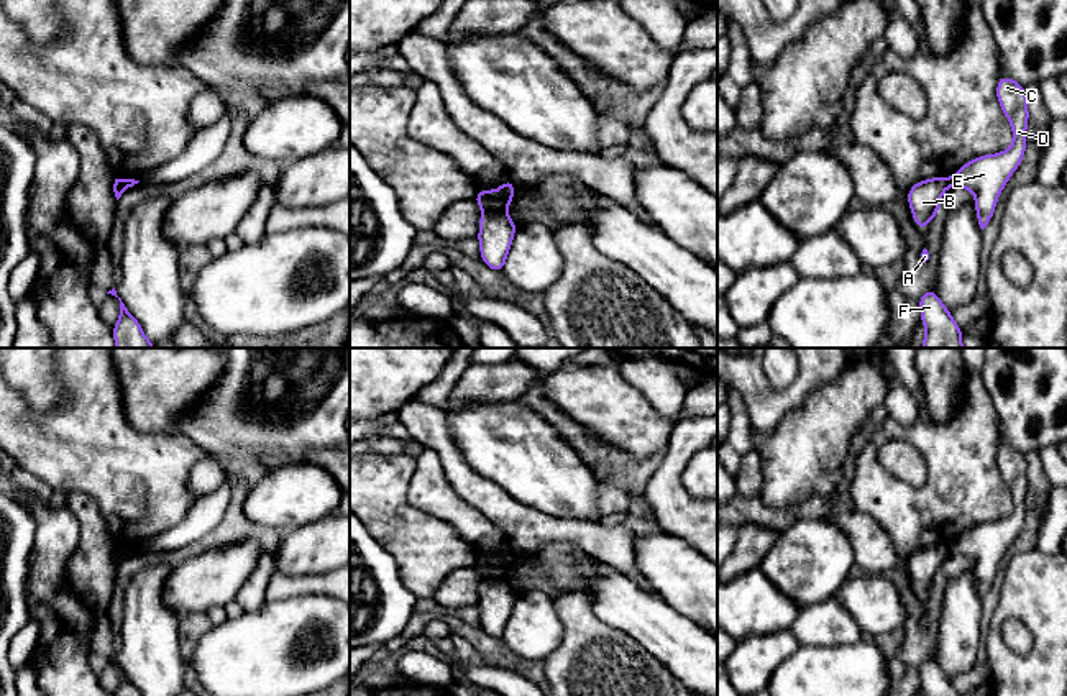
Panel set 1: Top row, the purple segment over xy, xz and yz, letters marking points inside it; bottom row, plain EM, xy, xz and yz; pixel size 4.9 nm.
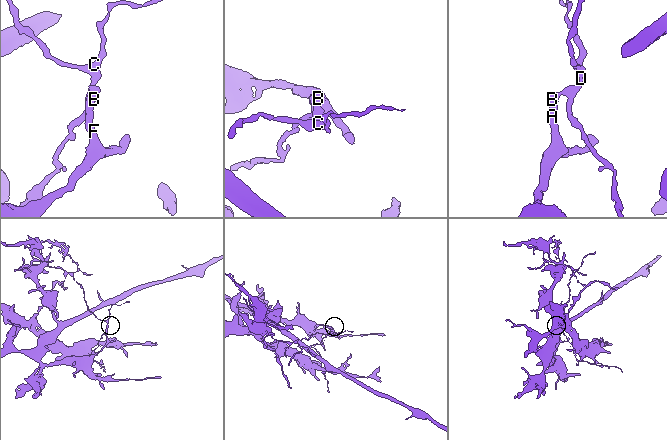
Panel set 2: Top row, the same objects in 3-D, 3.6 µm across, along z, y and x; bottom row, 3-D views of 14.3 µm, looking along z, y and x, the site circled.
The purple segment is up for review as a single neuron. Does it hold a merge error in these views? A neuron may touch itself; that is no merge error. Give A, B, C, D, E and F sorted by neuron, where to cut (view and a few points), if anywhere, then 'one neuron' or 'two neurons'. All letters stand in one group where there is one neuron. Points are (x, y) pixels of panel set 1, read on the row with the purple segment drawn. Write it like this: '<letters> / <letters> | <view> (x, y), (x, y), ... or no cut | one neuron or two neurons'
A B F / C D E | xz (485, 210), (501, 212) | two neurons

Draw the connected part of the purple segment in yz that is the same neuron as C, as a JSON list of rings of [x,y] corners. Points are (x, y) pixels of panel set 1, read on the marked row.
[[[1001,76],[996,98],[1013,128],[1013,144],[998,154],[985,154],[964,164],[950,179],[950,185],[975,194],[977,222],[983,230],[993,217],[996,199],[1011,174],[1018,169],[1026,151],[1026,125],[1029,121],[1026,89],[1014,79]]]

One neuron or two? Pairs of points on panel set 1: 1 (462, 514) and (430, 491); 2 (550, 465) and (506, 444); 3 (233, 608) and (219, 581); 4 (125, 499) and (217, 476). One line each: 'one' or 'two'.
1: one
2: one
3: two
4: two

